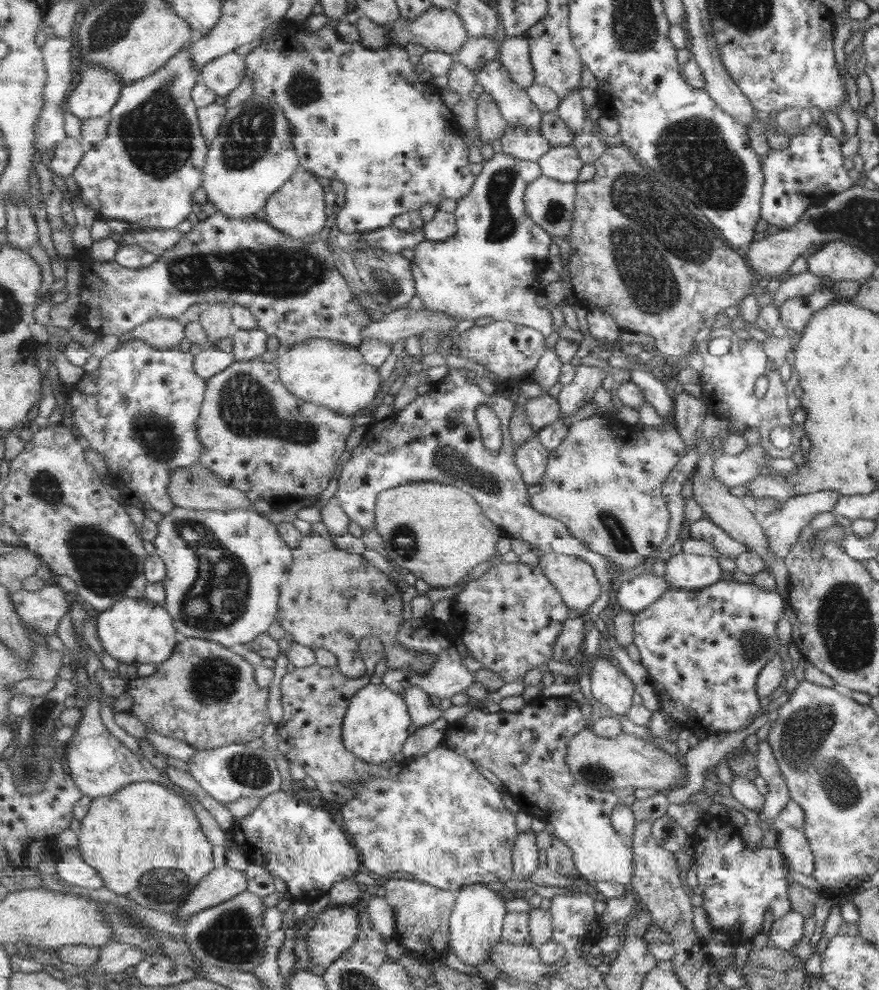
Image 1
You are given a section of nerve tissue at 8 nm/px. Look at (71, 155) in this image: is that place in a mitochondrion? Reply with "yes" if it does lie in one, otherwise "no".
no

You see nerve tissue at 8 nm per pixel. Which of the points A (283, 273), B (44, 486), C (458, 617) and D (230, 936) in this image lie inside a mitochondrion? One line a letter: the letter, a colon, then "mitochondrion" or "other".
A: mitochondrion
B: mitochondrion
C: other
D: mitochondrion

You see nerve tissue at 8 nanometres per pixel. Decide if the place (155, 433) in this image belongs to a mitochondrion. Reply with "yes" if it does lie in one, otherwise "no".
yes

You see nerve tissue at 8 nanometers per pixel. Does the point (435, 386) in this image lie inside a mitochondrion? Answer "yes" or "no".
no

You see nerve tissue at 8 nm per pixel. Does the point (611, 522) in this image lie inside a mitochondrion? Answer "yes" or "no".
yes

